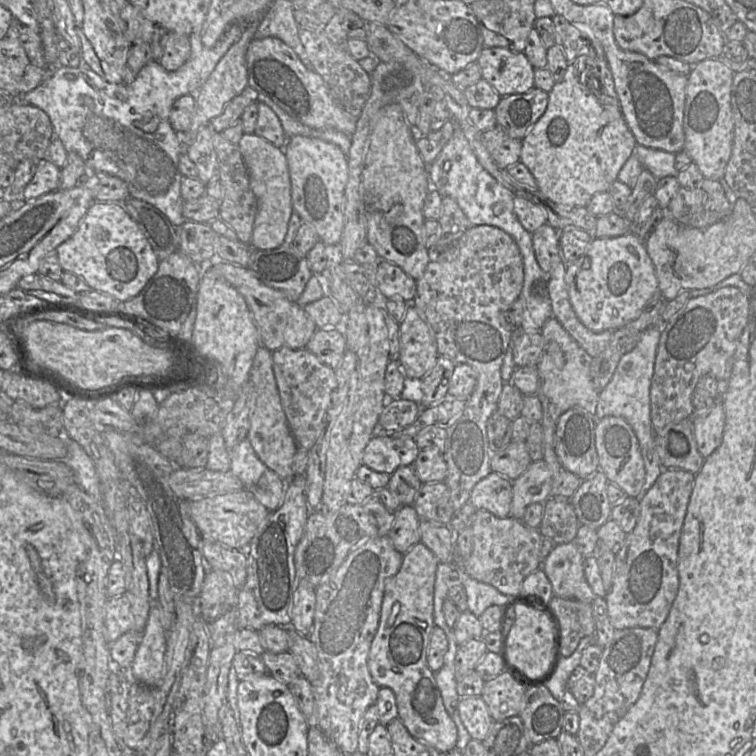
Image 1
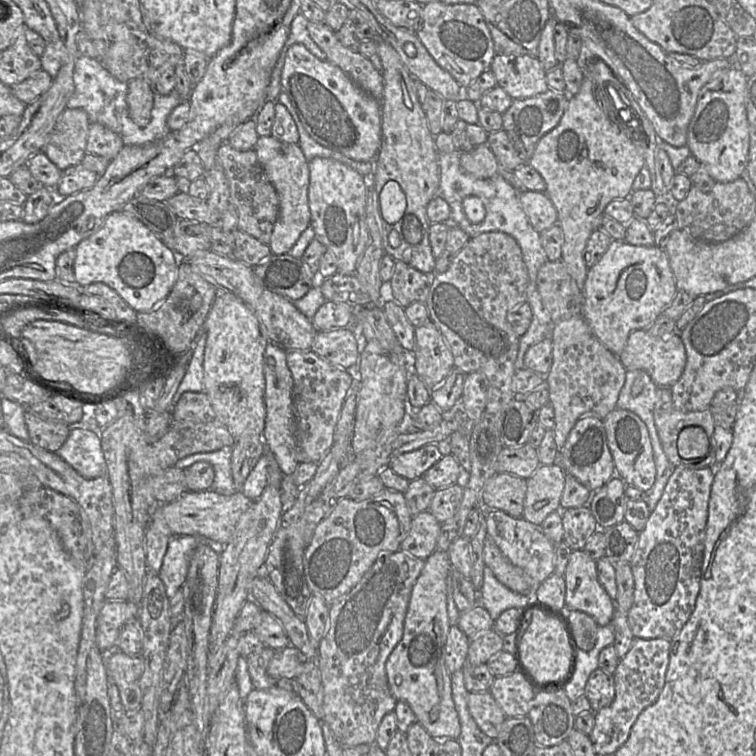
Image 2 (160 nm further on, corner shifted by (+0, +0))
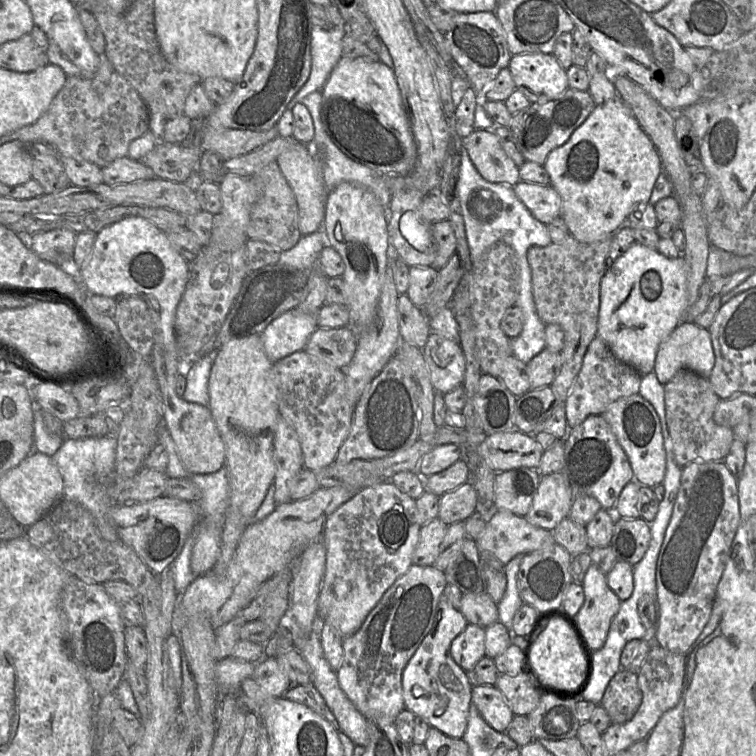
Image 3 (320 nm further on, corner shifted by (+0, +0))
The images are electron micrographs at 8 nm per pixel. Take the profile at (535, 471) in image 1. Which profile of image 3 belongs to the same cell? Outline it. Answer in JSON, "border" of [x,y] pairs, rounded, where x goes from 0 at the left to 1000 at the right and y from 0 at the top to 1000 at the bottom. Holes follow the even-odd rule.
{"border":[[[745,623],[717,628],[696,688],[710,697],[728,701],[753,684],[758,653]]]}

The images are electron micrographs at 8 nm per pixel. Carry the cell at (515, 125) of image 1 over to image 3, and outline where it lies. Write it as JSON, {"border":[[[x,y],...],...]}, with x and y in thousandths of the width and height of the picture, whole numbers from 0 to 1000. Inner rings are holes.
{"border":[[[751,116],[738,131],[702,135],[693,146],[677,152],[672,169],[679,176],[684,196],[694,213],[718,218],[726,202],[747,190],[757,176],[776,157],[788,136],[778,120]]]}

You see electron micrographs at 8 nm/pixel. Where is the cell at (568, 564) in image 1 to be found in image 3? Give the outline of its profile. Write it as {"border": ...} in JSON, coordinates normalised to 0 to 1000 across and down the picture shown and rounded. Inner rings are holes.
{"border":[[[786,746],[778,751],[769,774],[774,792],[761,816],[778,853],[790,861],[799,854],[823,795],[806,778],[802,759]]]}

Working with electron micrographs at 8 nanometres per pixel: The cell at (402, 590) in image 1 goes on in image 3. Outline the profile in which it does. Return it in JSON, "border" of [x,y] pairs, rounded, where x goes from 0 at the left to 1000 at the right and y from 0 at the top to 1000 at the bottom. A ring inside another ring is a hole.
{"border":[[[586,787],[575,828],[541,873],[532,892],[537,939],[563,954],[569,962],[599,976],[611,976],[616,967],[626,906],[619,890],[599,873],[595,854],[619,825],[608,807],[602,806]]]}

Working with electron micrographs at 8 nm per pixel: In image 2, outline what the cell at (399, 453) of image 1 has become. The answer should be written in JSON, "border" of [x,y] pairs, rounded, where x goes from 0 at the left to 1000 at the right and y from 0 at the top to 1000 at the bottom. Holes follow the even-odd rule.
{"border":[[[567,587],[526,602],[516,611],[515,619],[525,628],[545,636],[560,631],[561,626],[589,601],[595,601],[590,598],[589,587],[587,590]]]}

